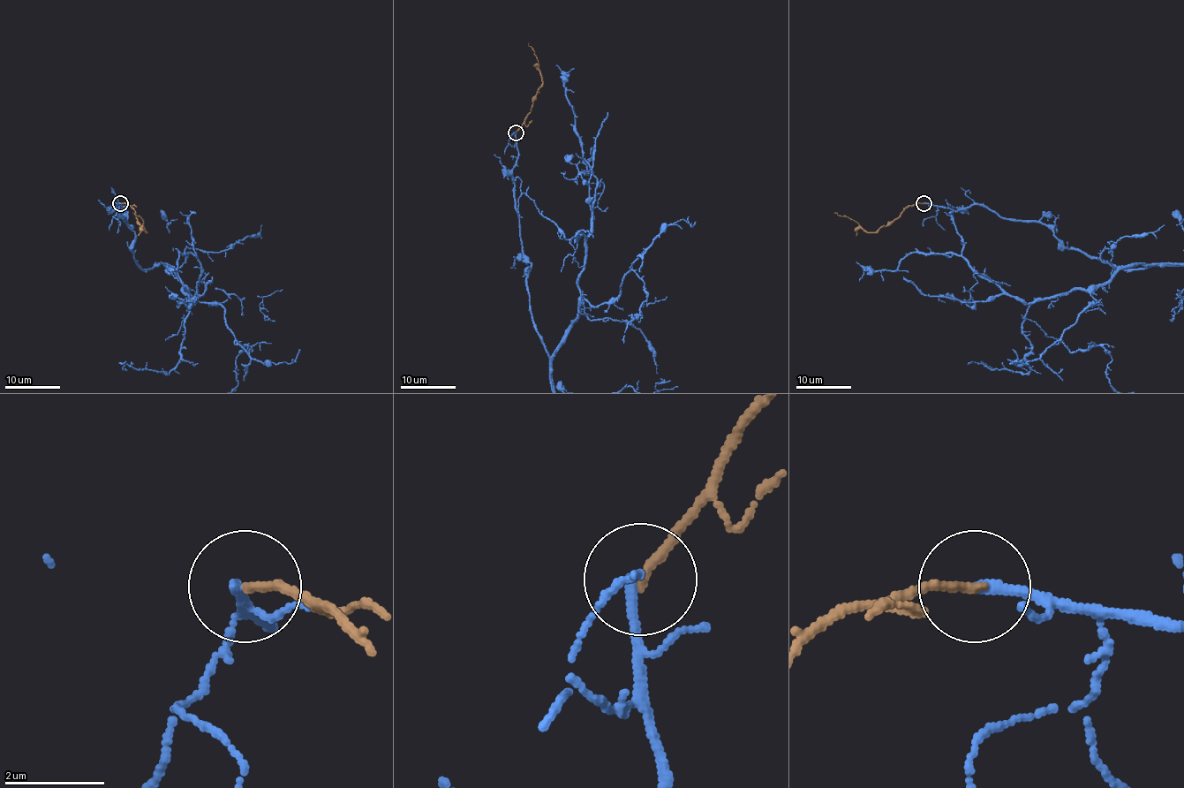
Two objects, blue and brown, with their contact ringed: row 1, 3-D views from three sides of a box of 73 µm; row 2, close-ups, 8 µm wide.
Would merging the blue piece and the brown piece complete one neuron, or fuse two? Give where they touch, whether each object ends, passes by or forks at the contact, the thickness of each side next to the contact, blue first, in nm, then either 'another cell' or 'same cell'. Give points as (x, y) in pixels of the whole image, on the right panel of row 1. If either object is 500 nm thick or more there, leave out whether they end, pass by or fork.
place (923, 203); blue ends; brown ends; calibres 240 and 180 nm; another cell

